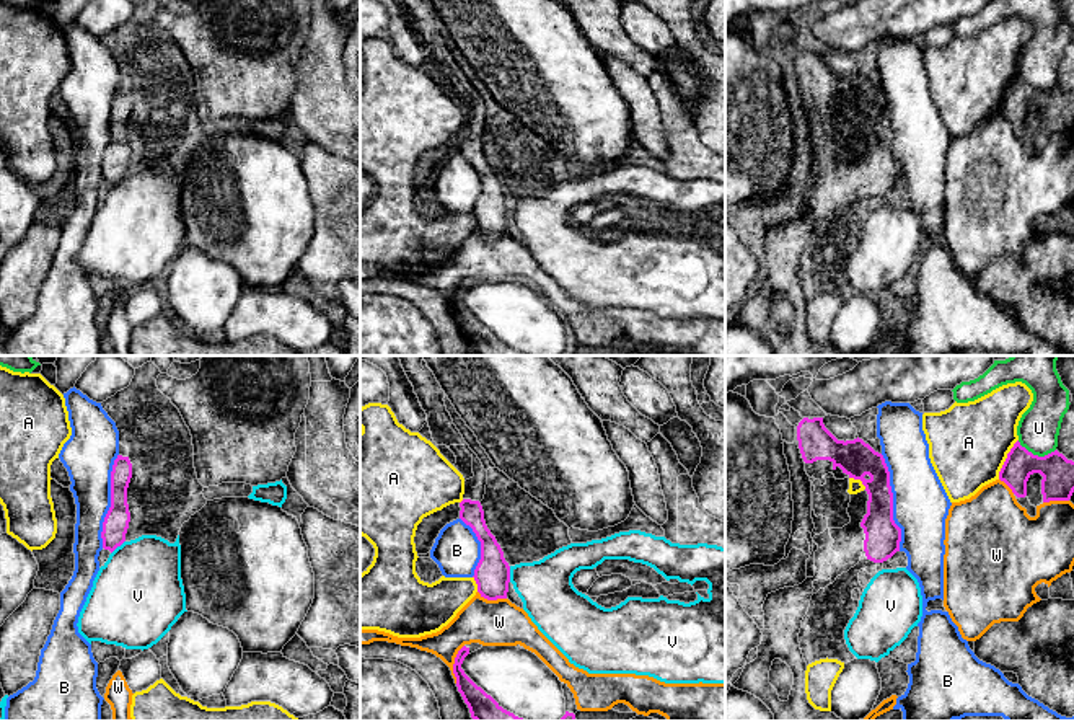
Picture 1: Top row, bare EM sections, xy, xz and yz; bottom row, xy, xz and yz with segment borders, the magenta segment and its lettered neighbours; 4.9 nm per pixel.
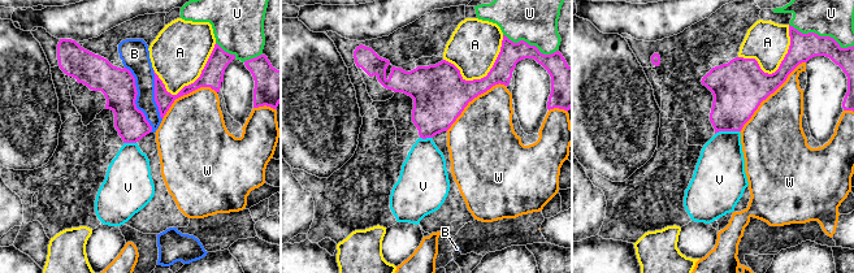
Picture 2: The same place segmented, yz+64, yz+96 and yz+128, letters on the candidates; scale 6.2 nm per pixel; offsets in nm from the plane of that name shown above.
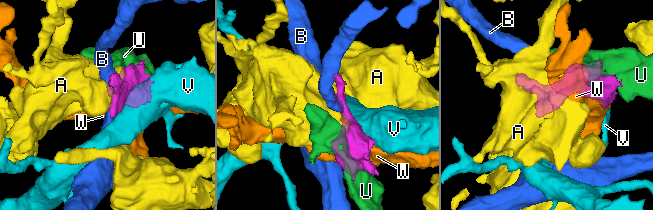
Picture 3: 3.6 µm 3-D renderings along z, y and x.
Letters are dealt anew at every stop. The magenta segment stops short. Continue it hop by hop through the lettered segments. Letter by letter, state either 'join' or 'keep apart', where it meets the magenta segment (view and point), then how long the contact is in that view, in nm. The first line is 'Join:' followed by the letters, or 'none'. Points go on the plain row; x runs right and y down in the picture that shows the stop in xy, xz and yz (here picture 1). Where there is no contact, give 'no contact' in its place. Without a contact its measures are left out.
Join: none
A: keep apart; meets magenta in yz at (1006, 93); contact 220 nm long
B: keep apart; meets magenta in yz at (892, 137); contact 480 nm long
U: keep apart; meets magenta in yz at (1037, 90); contact 200 nm long
V: keep apart; meets magenta in xz at (509, 209); contact 80 nm long
W: keep apart; meets magenta in xz at (453, 299); contact 200 nm long

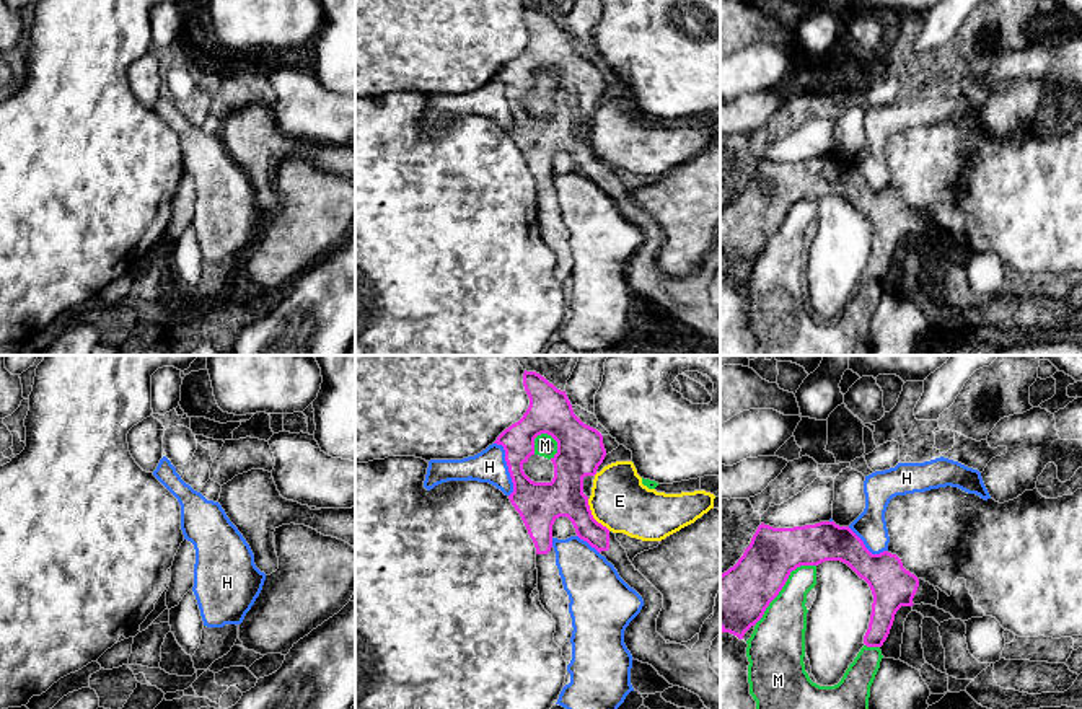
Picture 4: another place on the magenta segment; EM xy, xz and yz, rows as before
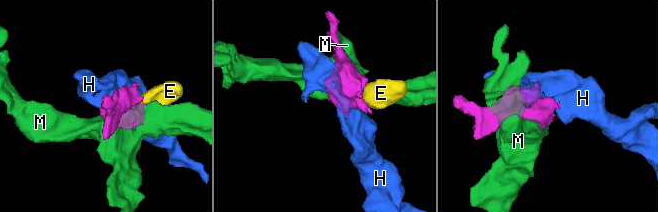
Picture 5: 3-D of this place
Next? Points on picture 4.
Join: none
E: keep apart; meets magenta in xz at (592, 152); contact 200 nm long
H: keep apart; meets magenta in xz at (509, 103); contact 280 nm long
M: keep apart; meets magenta in yz at (784, 219); contact 420 nm long

